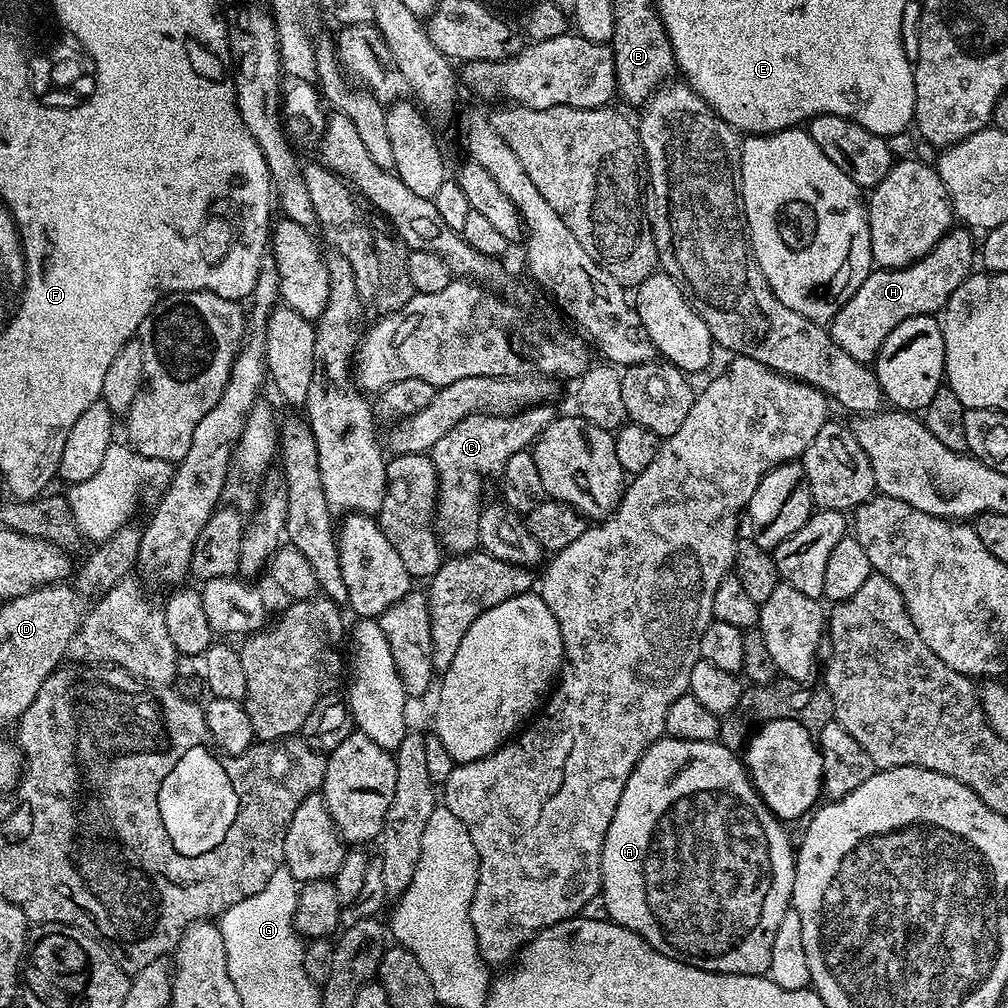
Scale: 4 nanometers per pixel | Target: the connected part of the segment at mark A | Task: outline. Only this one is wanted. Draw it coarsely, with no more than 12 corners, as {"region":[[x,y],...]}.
{"region":[[661,738],[602,850],[607,919],[763,976],[796,858],[745,761]]}

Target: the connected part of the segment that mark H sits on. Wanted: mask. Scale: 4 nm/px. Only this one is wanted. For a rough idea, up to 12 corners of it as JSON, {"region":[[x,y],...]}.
{"region":[[953,226],[918,262],[876,268],[830,322],[871,365],[906,318],[939,313],[978,244]]}

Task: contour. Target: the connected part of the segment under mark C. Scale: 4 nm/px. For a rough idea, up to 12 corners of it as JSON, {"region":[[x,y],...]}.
{"region":[[551,403],[474,414],[434,442],[434,527],[448,554],[477,551],[484,479],[531,449]]}

